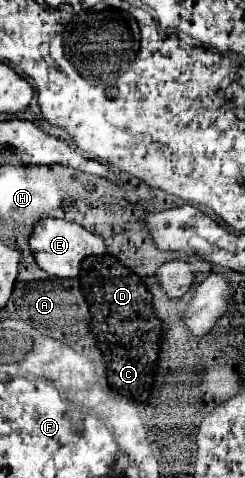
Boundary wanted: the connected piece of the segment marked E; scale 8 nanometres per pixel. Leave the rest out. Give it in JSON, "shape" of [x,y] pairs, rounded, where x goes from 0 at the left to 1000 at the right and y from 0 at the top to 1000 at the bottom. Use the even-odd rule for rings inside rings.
{"shape":[[[176,456],[135,473],[135,485],[118,494],[118,519],[143,536],[151,556],[233,582],[306,582],[322,573],[322,556],[347,536],[388,536],[388,531],[437,527],[420,502],[396,490],[355,485],[347,477],[331,477],[306,464],[224,460],[224,456]]]}

